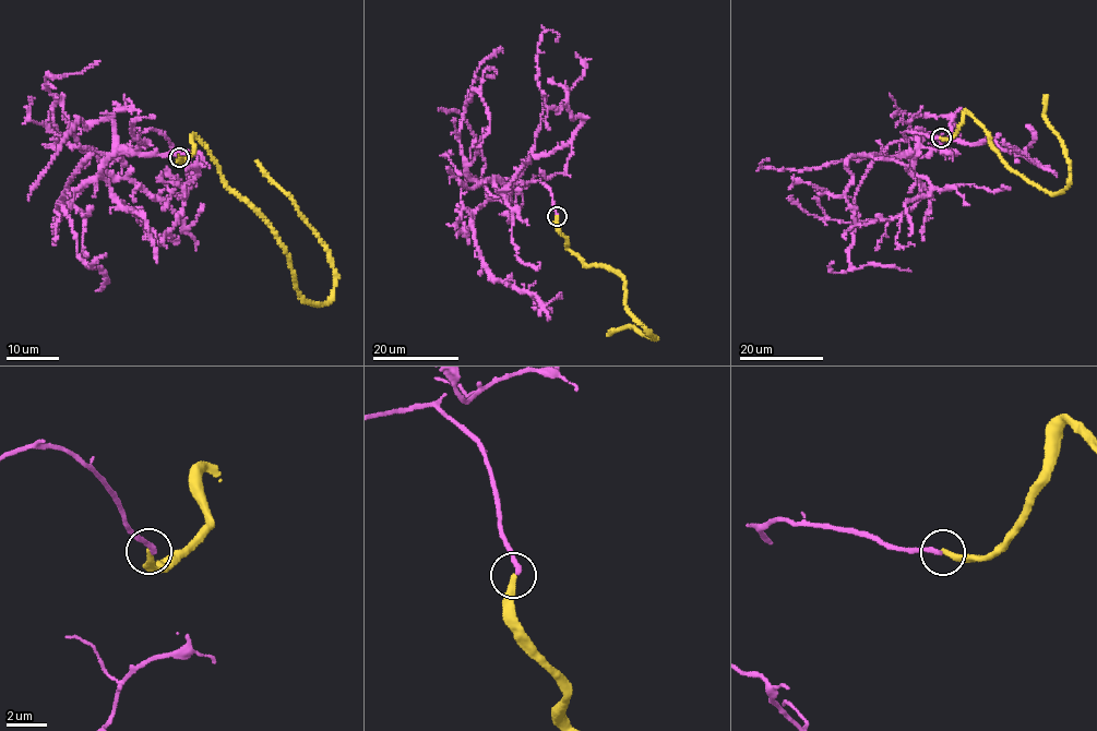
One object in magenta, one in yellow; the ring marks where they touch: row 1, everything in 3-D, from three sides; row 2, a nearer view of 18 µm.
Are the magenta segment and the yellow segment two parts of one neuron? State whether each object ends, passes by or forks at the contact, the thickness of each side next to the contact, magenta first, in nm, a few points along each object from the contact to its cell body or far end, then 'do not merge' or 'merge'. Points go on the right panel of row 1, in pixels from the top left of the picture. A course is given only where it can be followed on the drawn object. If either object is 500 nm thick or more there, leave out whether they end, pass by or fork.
magenta ends there; yellow ends there; 260 nm thick on the magenta side, 300 nm on the other; magenta runs (940, 138), (903, 133), (913, 151), (919, 129), (941, 140), (992, 140), (1039, 165), (1025, 147); yellow runs (940, 138), (951, 139), (966, 111), (1004, 164), (1042, 189), (1064, 190), (1069, 159), (1045, 117), (1048, 95); do not merge

